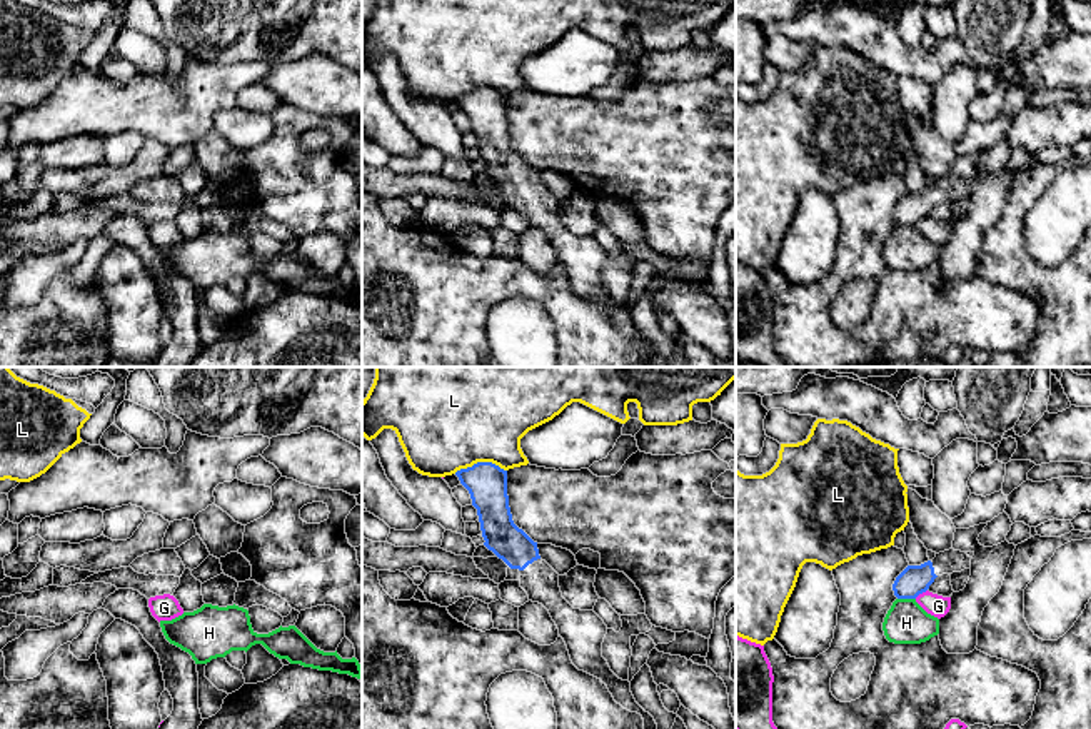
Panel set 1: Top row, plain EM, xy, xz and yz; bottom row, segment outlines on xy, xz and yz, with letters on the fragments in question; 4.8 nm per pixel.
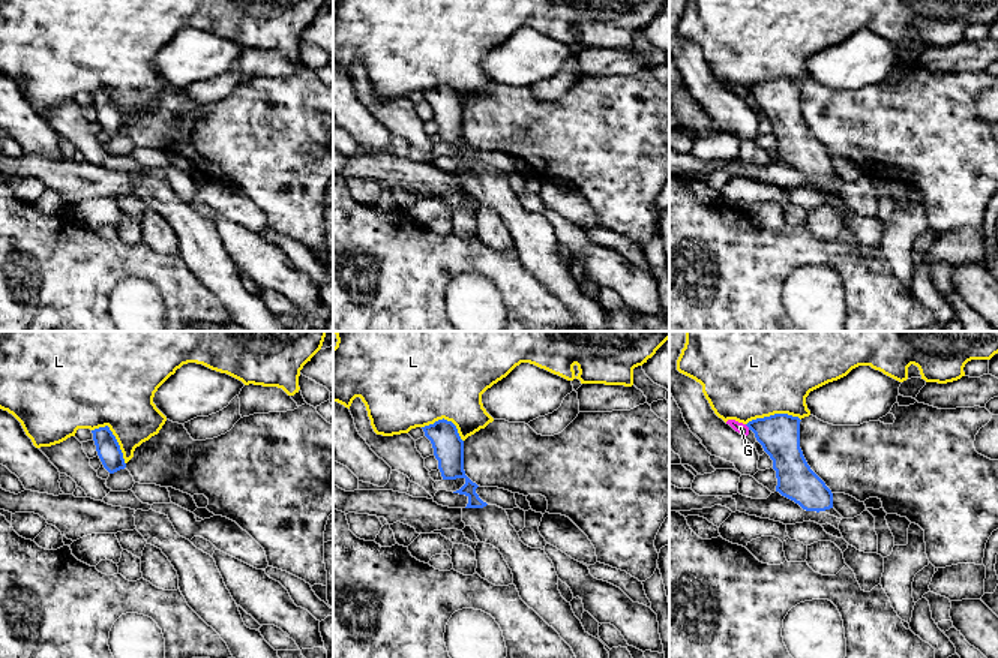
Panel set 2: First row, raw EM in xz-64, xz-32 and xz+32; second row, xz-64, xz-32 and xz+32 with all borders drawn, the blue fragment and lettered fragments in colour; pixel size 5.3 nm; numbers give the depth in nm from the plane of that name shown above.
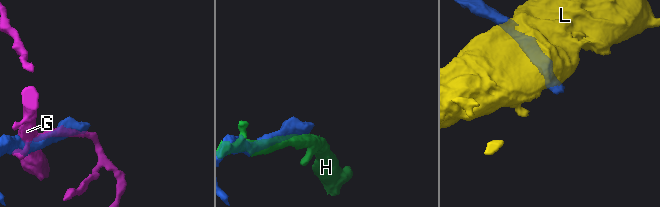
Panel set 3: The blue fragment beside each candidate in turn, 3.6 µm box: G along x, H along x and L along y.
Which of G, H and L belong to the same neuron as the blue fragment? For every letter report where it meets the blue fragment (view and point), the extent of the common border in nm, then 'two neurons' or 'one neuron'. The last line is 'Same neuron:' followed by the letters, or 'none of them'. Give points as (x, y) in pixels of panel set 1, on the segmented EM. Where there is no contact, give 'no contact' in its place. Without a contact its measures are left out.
G: yz (920, 593) | 80 nm | two neurons
H: yz (906, 598) | 90 nm | two neurons
L: xz (479, 462) | 260 nm | two neurons
Same neuron: none of them

